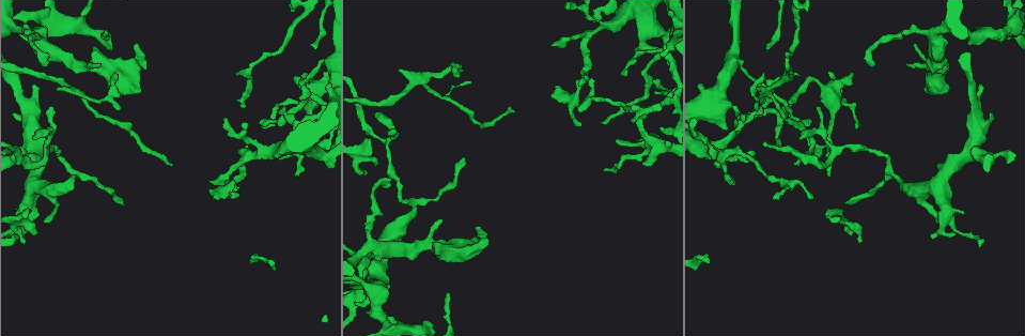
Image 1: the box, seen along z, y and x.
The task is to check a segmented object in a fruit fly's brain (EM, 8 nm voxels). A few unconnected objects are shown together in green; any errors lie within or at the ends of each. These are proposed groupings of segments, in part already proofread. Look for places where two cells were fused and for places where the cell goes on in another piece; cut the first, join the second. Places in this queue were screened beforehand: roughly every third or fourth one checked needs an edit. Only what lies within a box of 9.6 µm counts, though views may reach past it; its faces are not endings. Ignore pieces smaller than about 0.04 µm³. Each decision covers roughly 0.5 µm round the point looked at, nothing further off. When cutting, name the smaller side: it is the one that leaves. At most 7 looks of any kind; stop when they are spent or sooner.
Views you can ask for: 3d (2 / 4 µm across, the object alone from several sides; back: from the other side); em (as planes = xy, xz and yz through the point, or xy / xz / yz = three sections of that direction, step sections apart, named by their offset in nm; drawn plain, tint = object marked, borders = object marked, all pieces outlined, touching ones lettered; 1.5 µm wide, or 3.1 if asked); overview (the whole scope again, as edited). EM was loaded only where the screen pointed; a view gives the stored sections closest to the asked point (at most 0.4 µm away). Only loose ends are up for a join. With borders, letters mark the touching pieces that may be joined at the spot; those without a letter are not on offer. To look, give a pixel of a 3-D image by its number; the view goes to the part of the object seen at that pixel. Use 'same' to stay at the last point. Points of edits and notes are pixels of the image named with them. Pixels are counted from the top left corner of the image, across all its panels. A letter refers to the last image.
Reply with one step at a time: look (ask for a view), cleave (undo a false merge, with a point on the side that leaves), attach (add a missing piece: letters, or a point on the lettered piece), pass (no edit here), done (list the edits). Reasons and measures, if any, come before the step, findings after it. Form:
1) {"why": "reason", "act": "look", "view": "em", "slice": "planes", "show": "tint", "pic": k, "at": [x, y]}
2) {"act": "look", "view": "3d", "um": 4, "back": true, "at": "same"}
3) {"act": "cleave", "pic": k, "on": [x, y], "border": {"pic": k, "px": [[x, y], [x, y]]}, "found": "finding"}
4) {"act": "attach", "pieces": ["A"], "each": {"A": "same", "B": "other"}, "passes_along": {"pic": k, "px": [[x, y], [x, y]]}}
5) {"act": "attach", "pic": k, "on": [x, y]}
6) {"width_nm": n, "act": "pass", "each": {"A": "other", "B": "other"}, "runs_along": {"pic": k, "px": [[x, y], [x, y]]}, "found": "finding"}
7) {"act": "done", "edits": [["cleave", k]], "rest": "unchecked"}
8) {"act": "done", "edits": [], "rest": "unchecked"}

{"why": "thin end", "act": "look", "view": "3d", "um": 2, "pic": 1, "at": [450, 294]}

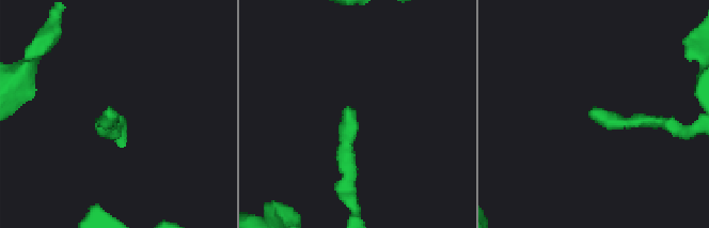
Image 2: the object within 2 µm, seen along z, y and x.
{"why": "shape alone is not enough", "act": "look", "view": "em", "slice": "planes", "show": "borders", "pic": 2, "at": [594, 107]}

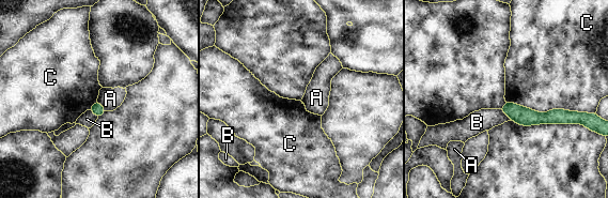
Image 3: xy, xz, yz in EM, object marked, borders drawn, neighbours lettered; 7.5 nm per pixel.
{"act": "pass", "each": {"A": "other", "B": "other", "C": "other"}, "runs_along": {"pic": 3, "px": [[504, 108], [531, 118], [570, 113]]}, "found": "none of them fits"}

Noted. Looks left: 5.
{"why": "calibre changes", "act": "look", "view": "em", "slice": "planes", "show": "borders", "pic": 1, "at": [899, 180]}

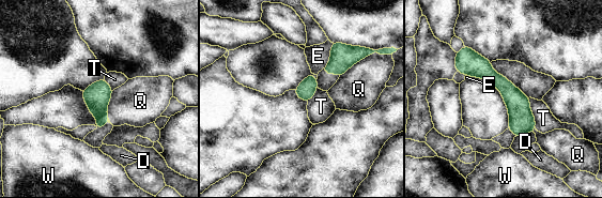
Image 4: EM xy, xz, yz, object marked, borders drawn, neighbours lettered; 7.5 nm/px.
{"width_nm": 130, "act": "pass", "each": {"D": "other", "E": "other", "Q": "other", "T": "other", "W": "other"}, "border": {"pic": 4, "px": [[528, 97], [536, 127]]}, "found": "one cell here"}

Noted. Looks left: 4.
{"why": "a fork", "act": "look", "view": "3d", "um": 2, "pic": 1, "at": [840, 151]}

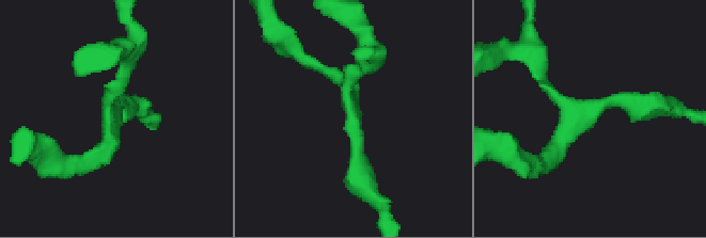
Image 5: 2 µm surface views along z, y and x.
{"arms": 3, "why": "now the EM", "act": "look", "view": "em", "slice": "planes", "show": "borders", "pic": 5, "at": [353, 114]}

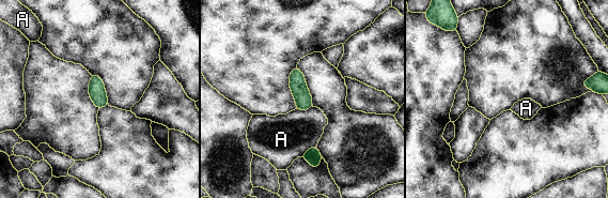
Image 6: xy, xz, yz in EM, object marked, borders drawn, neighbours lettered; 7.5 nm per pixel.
{"act": "pass", "each": {"A": "other"}, "border": {"pic": 6, "px": [[312, 105], [307, 109], [296, 109]]}, "found": "continuous, no second cell"}

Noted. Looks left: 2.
{"act": "done", "edits": [], "rest": "unchecked"}

